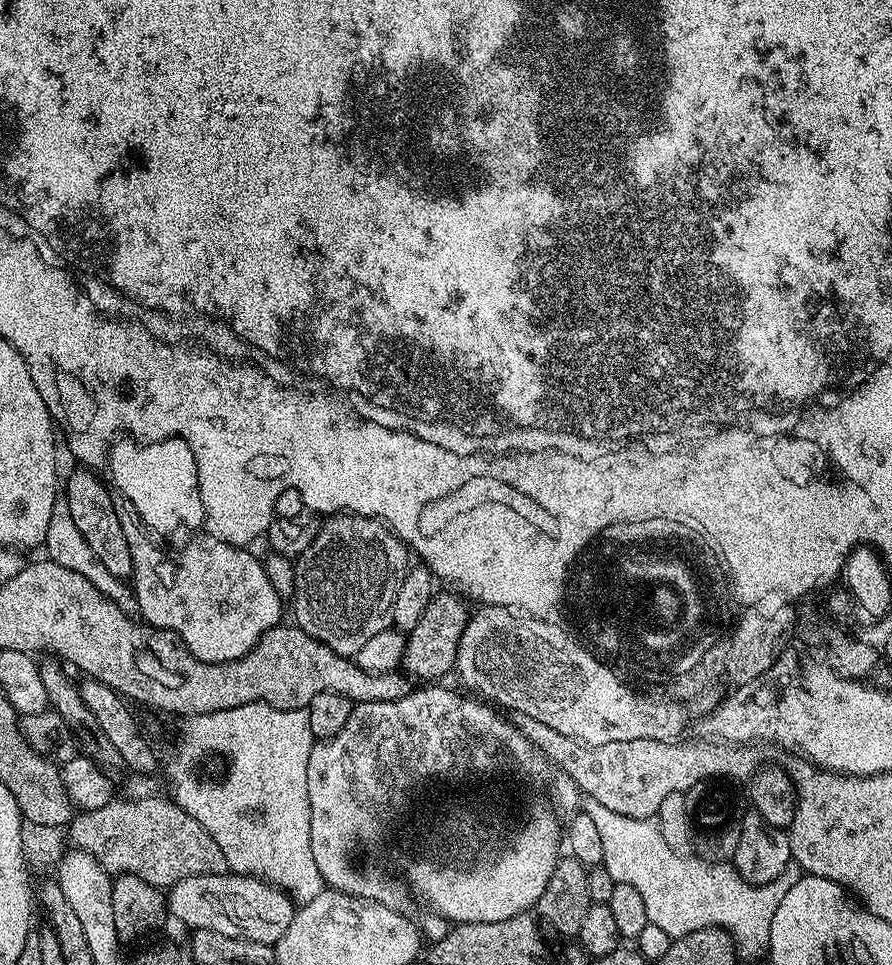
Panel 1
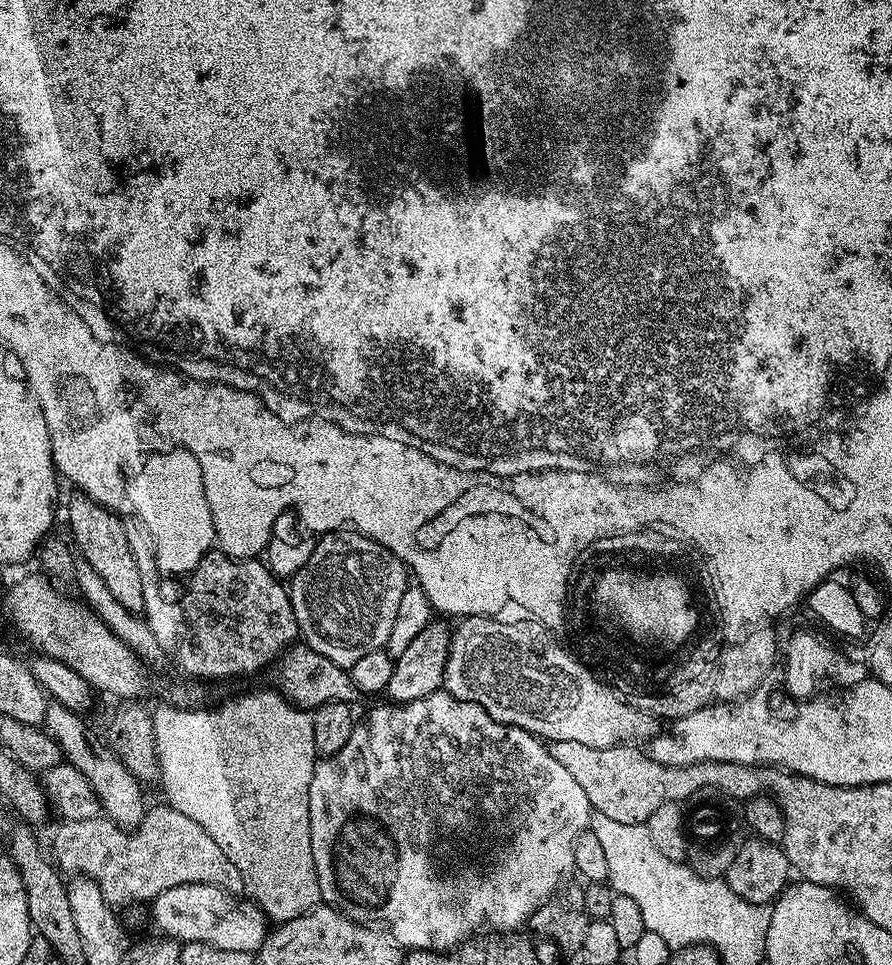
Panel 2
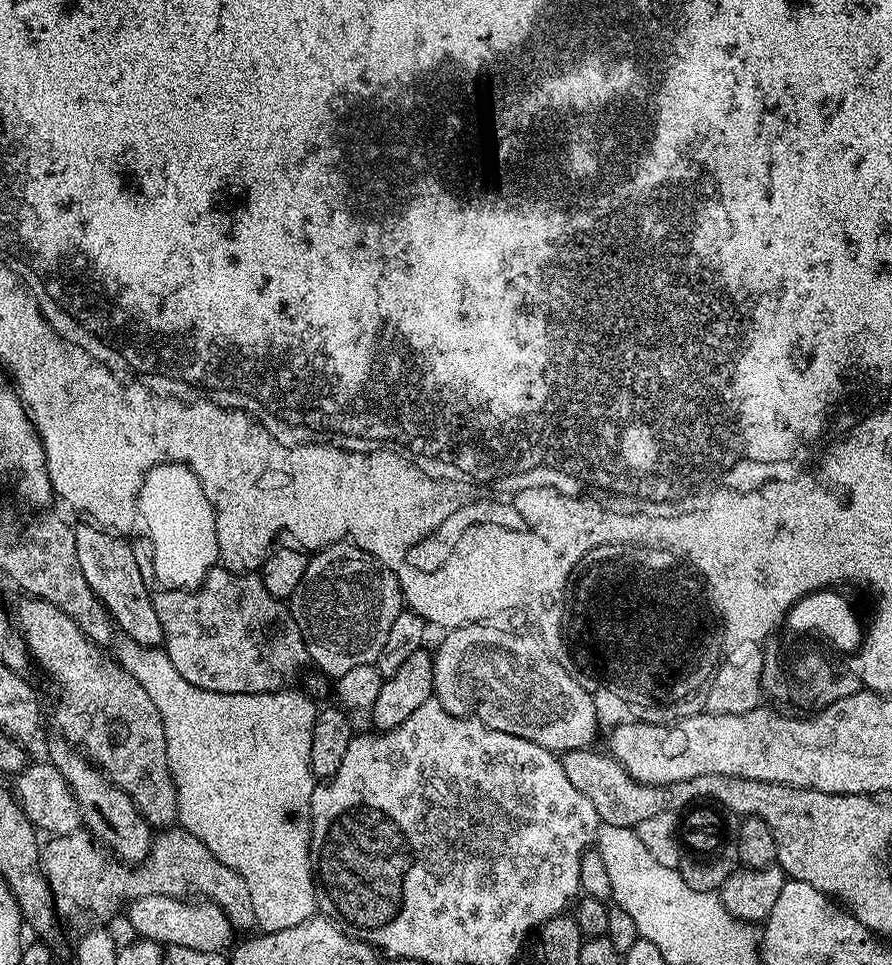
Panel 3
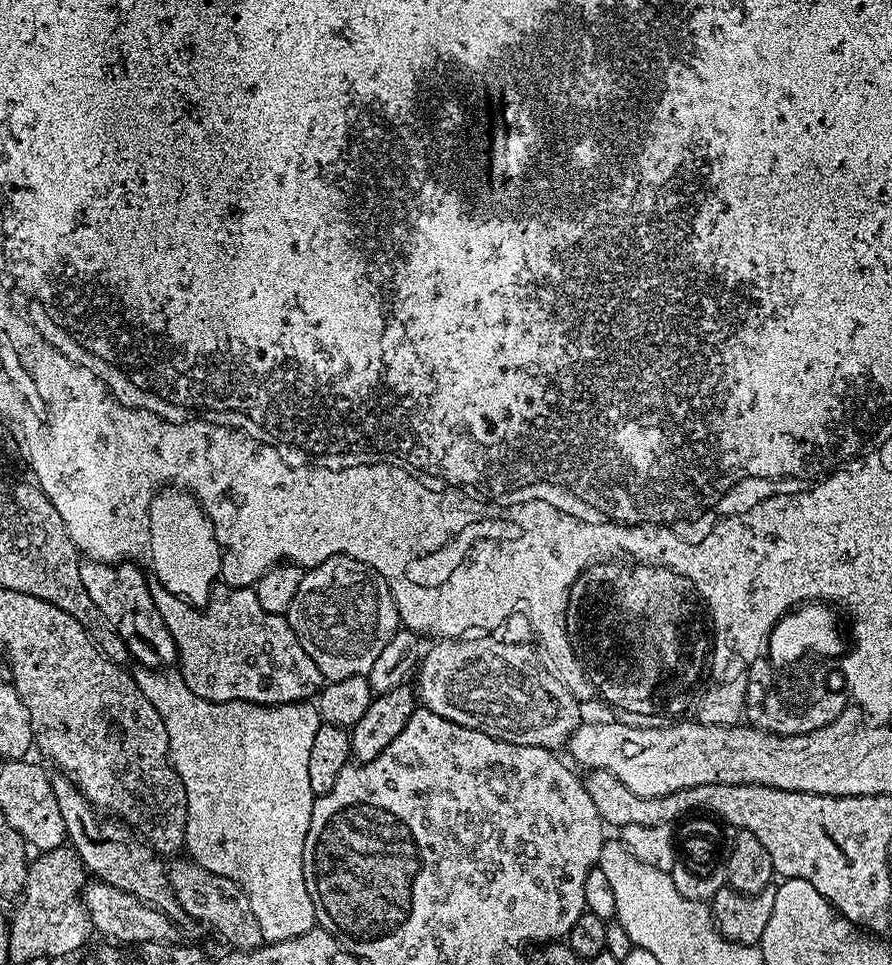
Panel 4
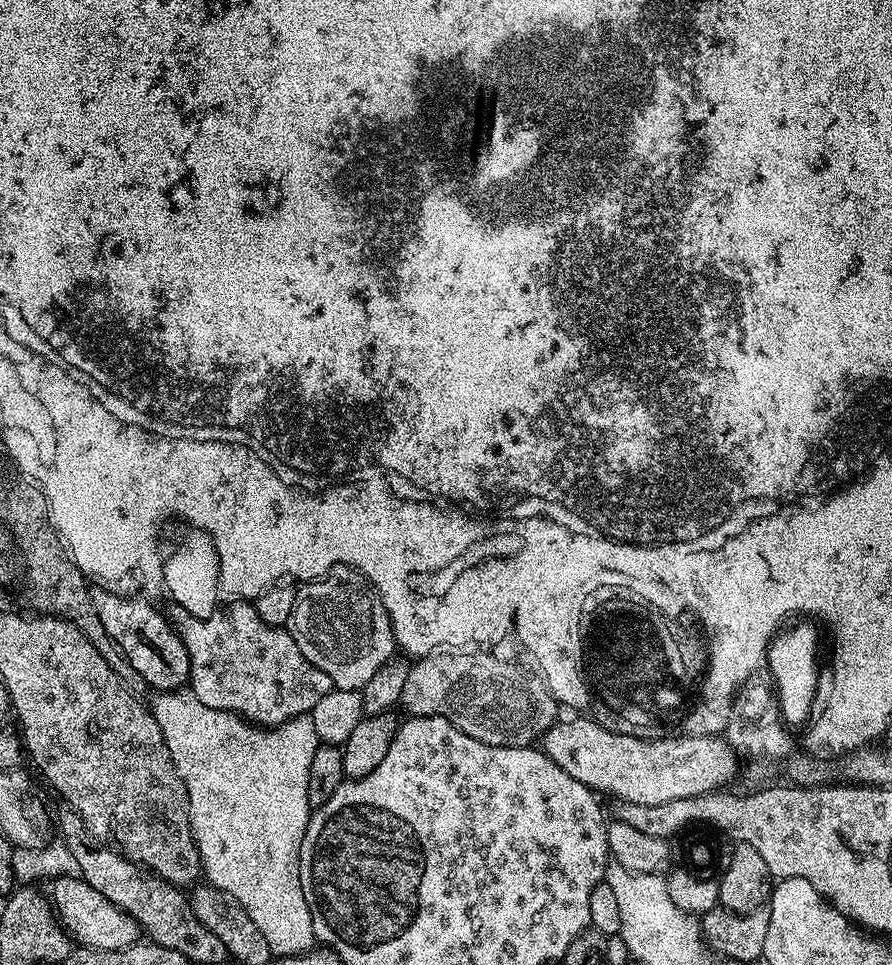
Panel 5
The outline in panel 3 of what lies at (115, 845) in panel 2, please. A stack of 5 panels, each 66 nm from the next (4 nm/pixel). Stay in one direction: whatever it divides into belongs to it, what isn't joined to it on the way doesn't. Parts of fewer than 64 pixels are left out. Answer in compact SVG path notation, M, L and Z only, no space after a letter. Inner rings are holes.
M179 826L161 831L153 839L147 859L133 868L117 862L107 851L101 850L97 841L84 830L52 836L49 841L49 844L47 841L43 845L40 862L54 897L56 911L61 917L76 916L88 907L104 908L119 900L131 902L162 894L214 903L227 914L237 931L253 929L257 925L250 890L242 876L222 865L198 838Z

